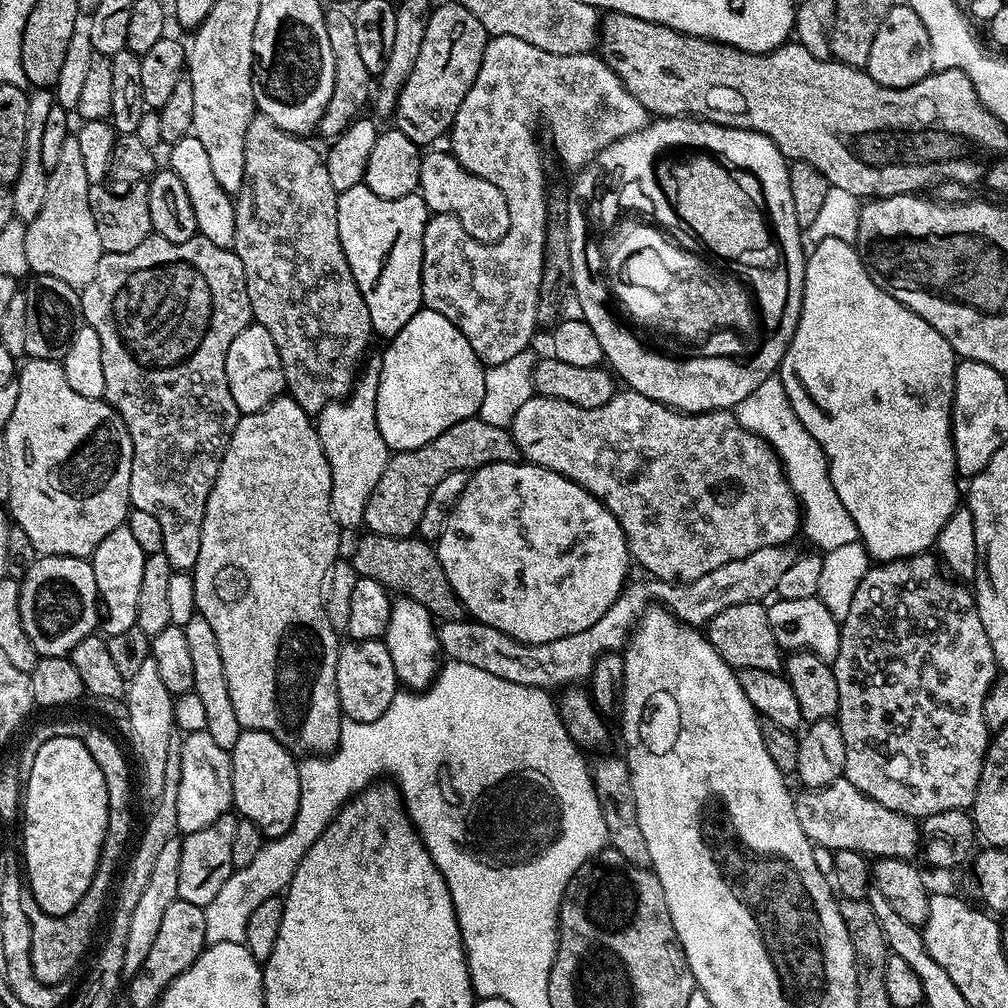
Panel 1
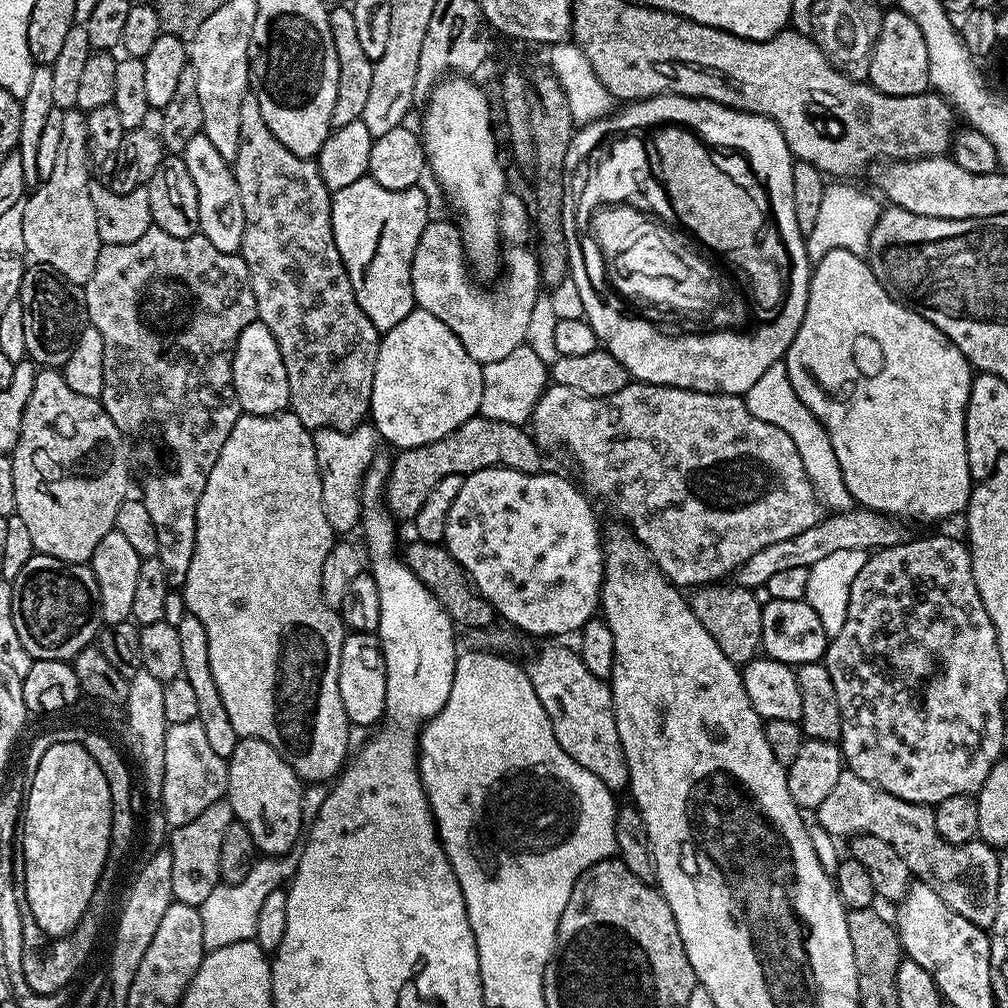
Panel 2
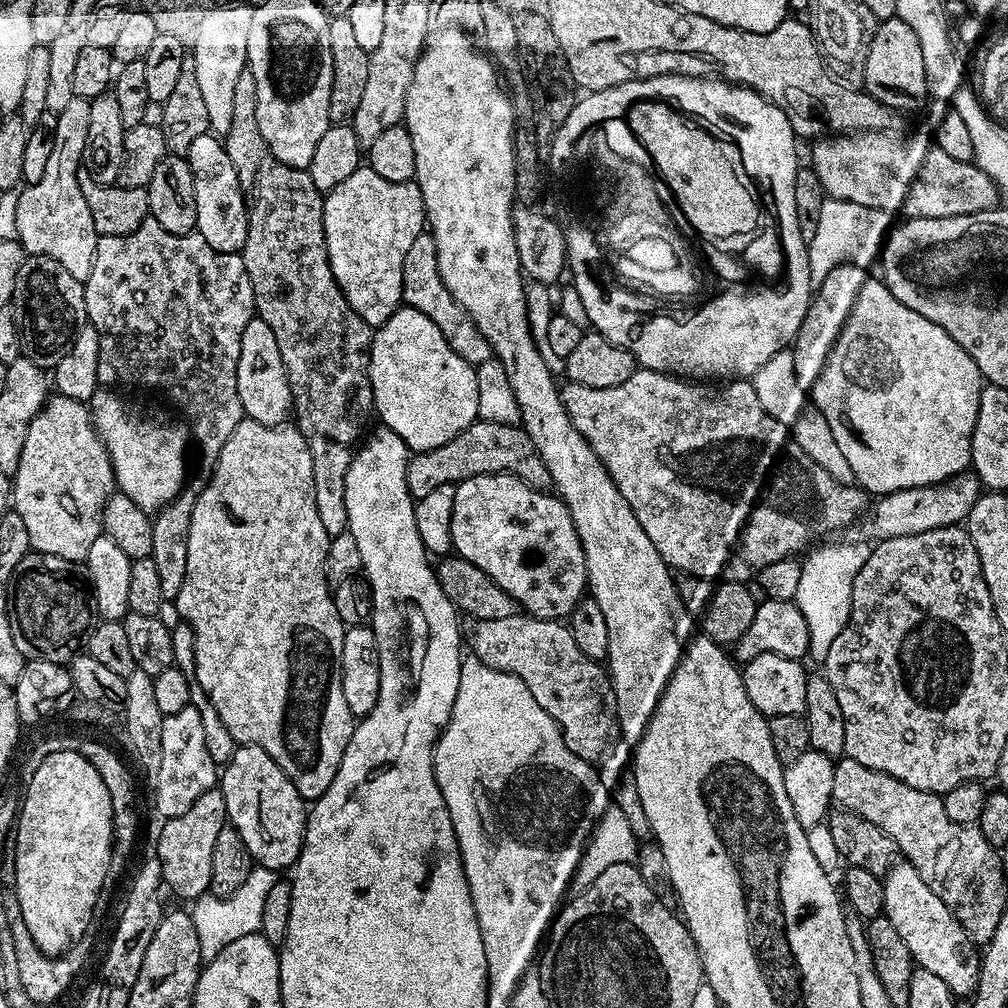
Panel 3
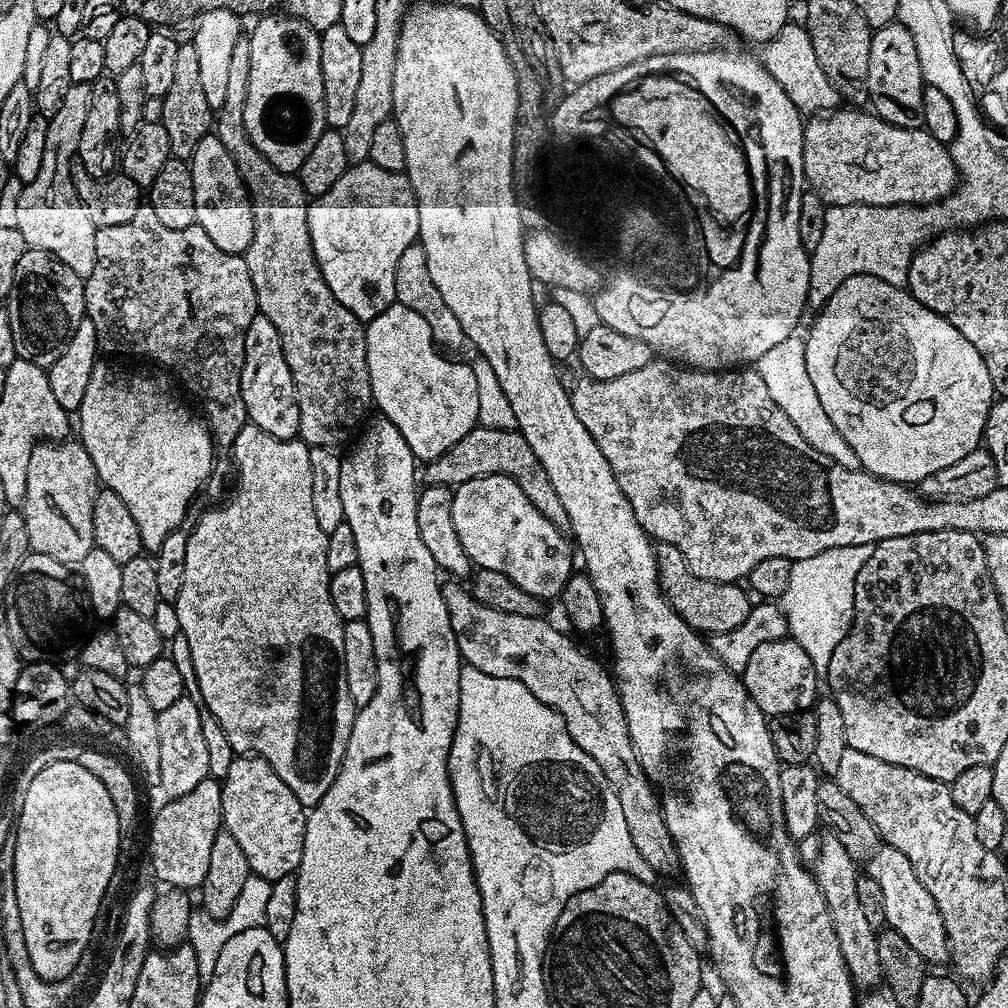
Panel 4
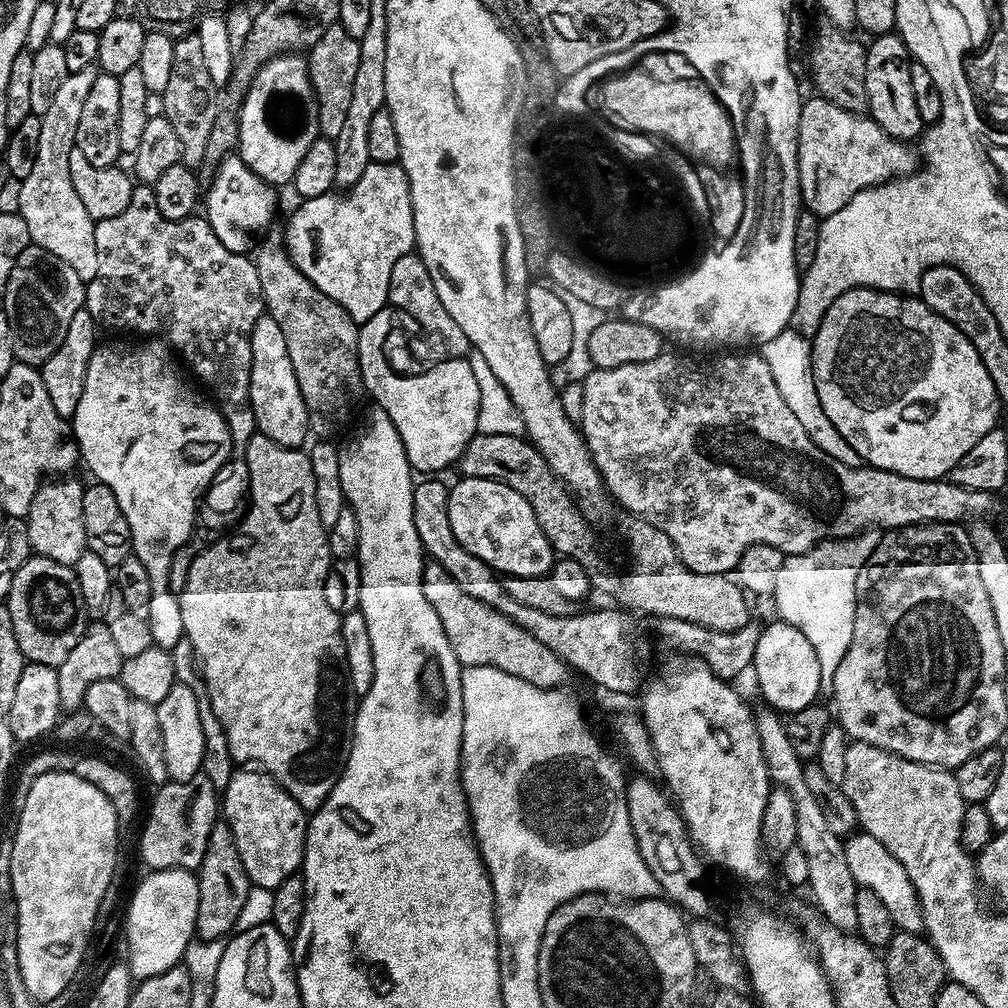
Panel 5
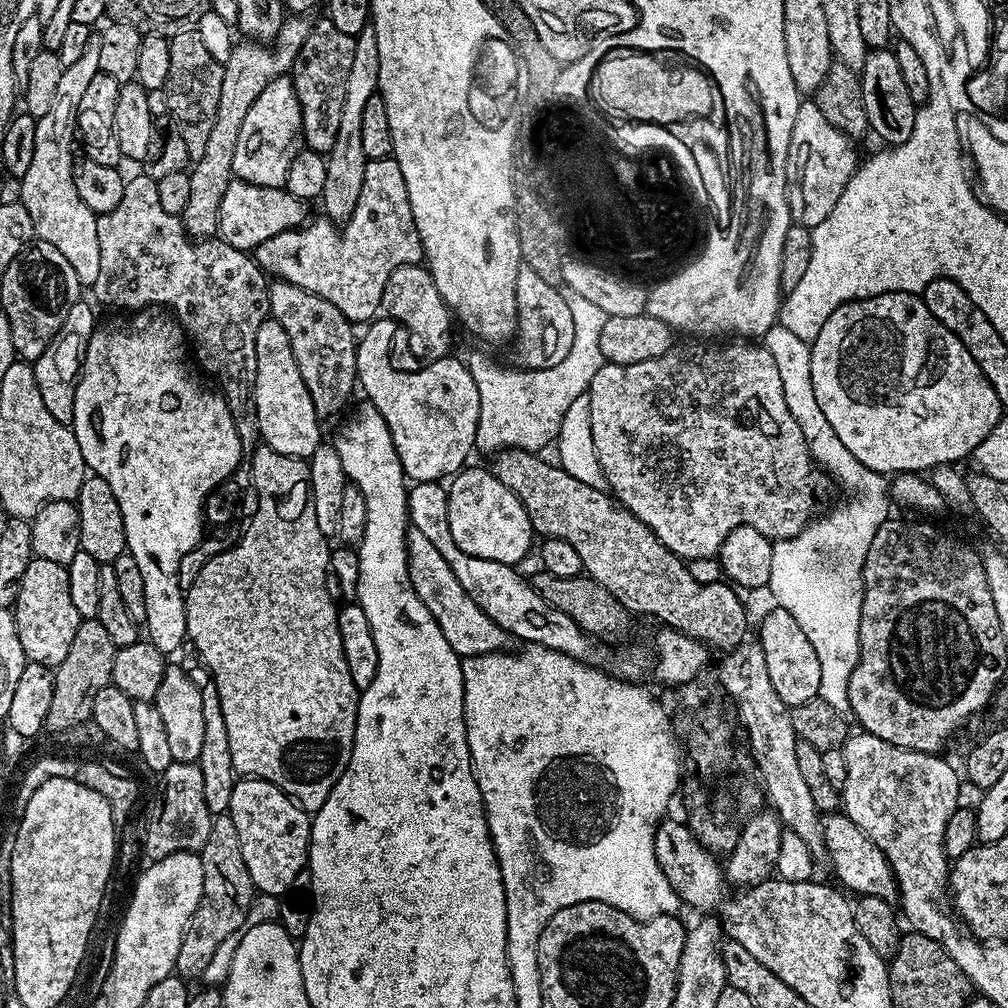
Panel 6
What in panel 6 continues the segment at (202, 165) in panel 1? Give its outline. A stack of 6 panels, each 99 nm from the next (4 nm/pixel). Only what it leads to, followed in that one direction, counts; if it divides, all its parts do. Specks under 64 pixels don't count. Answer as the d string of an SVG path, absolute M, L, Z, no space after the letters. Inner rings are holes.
M233 179L232 185L222 198L218 236L235 248L254 250L262 242L266 242L266 238L274 238L274 234L301 227L309 219L308 208L305 201L294 198L294 194L290 194L285 187L267 188L247 184L245 180Z

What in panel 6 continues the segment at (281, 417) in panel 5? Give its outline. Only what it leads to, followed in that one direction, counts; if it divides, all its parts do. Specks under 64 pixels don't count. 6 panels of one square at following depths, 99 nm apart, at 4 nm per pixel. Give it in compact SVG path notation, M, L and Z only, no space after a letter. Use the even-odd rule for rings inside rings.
M271 318L258 326L258 338L254 338L256 355L256 381L254 382L254 406L258 418L260 439L278 454L307 461L322 443L320 425L306 382L298 374L298 362L294 362L294 350L290 350L290 338L282 326Z

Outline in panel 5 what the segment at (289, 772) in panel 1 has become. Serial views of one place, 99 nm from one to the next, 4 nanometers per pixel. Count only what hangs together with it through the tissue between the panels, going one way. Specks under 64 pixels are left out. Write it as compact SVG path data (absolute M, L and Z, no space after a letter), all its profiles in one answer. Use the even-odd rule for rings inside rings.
M263 770L233 771L230 782L222 789L222 816L234 834L242 866L246 866L248 879L257 888L275 889L290 878L303 865L304 839L308 837L309 817L300 803Z

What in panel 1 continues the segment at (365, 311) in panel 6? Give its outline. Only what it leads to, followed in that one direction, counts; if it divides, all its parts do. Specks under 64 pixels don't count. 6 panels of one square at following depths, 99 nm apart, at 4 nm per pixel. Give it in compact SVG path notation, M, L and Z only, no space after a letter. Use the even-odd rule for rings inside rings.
M364 183L358 186L350 186L350 190L339 193L336 201L338 202L338 238L342 238L342 250L346 254L346 262L350 262L350 270L354 274L354 282L366 302L366 310L370 310L373 333L377 337L394 337L398 334L398 330L402 330L402 326L406 326L406 322L410 322L410 318L414 318L414 314L420 311L424 302L422 298L422 254L424 253L422 250L422 234L426 230L426 222L430 215L426 202L419 194L413 194L406 198L378 198L378 194L374 194L374 190L367 188Z

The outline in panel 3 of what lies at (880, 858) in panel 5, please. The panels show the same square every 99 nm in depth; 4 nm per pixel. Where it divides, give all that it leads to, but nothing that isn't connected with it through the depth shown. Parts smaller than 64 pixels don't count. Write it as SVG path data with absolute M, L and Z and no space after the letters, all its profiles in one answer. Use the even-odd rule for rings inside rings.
M903 858L897 859L882 879L885 888L883 915L894 922L894 930L898 930L902 942L906 942L913 961L935 977L942 978L956 998L971 997L980 983L982 956L978 945L968 937L946 902L922 882L918 870Z

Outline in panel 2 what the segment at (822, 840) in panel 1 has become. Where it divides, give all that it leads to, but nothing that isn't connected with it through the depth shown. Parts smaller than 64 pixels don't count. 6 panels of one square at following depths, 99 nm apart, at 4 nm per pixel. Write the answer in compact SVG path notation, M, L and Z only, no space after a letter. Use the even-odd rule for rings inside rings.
M846 770L838 778L834 790L830 790L826 802L815 809L814 816L832 836L851 838L865 832L890 842L890 846L902 854L902 862L906 862L913 877L930 886L930 890L934 890L950 910L962 914L962 918L966 918L966 922L974 922L974 926L991 929L994 914L998 914L1000 856L997 849L979 838L964 844L944 840L929 805L906 802Z

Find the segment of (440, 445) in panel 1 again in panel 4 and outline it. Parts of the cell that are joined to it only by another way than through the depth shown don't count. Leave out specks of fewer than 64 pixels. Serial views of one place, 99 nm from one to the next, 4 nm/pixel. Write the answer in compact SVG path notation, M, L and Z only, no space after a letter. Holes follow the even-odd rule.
M474 427L470 434L466 434L466 438L456 438L454 446L450 446L446 454L427 461L423 465L422 476L423 479L425 476L428 484L446 486L453 490L462 482L470 482L483 476L514 478L514 482L522 486L522 494L526 494L526 498L530 498L530 502L534 502L534 506L538 506L538 510L546 514L546 518L550 518L554 526L561 530L569 527L568 515L566 510L562 510L562 502L546 475L546 469L542 467L542 462L538 462L538 454L530 450L530 442L526 442L526 438L518 430Z

